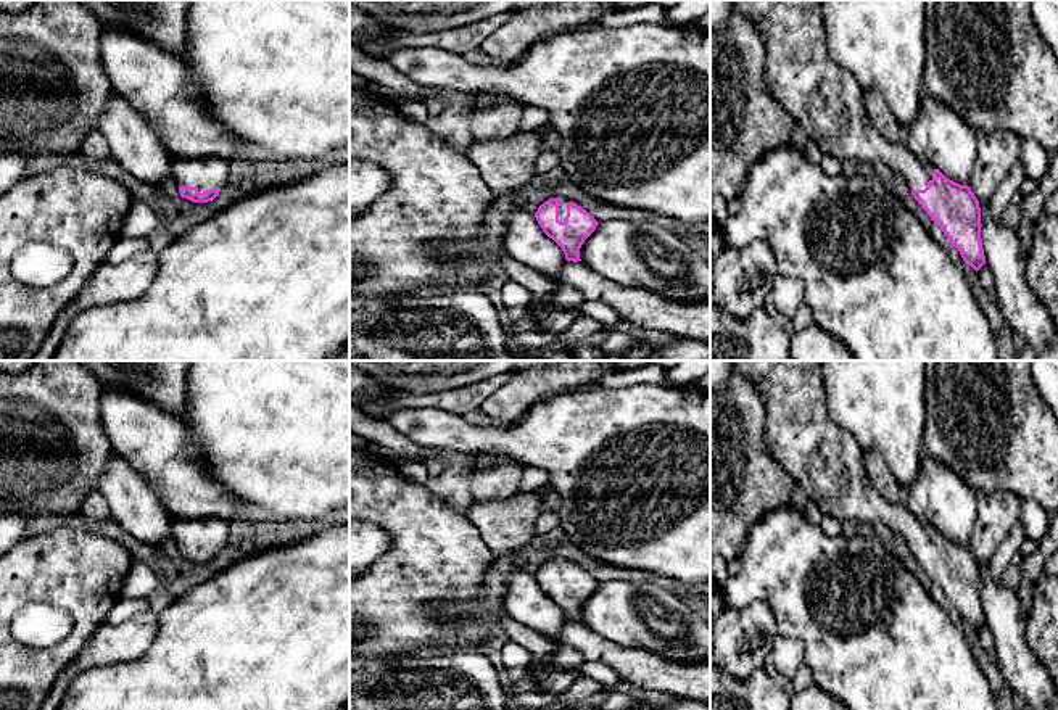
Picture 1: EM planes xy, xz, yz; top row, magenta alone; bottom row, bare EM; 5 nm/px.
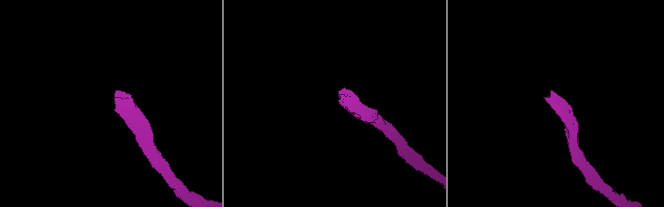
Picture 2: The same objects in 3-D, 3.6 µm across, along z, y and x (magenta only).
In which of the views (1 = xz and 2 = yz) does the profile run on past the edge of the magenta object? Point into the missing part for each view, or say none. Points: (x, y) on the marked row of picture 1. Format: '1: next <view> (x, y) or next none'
1: next xz (562, 205)
2: next yz (825, 100)

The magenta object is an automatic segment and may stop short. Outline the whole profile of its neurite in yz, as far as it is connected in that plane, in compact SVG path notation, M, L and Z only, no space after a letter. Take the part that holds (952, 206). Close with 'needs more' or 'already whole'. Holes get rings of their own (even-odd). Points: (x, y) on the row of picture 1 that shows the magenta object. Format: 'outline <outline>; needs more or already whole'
outline M734 0L734 10L742 13L760 34L765 50L765 80L773 98L784 108L800 126L810 140L823 155L834 156L841 163L852 159L857 164L882 161L894 172L907 180L913 198L928 213L947 240L960 251L963 261L976 272L986 264L982 238L981 238L981 208L979 201L968 185L960 185L947 179L939 169L929 163L920 161L907 145L886 140L870 122L865 111L863 89L855 76L834 63L828 53L828 40L823 24L821 0Z; needs more

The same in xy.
outline M221 158L176 159L172 175L182 198L208 203L227 185L229 166Z; needs more

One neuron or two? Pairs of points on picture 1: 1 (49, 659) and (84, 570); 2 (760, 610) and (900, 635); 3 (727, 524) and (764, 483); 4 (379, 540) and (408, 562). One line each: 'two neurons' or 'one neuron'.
1: one neuron
2: two neurons
3: one neuron
4: two neurons

